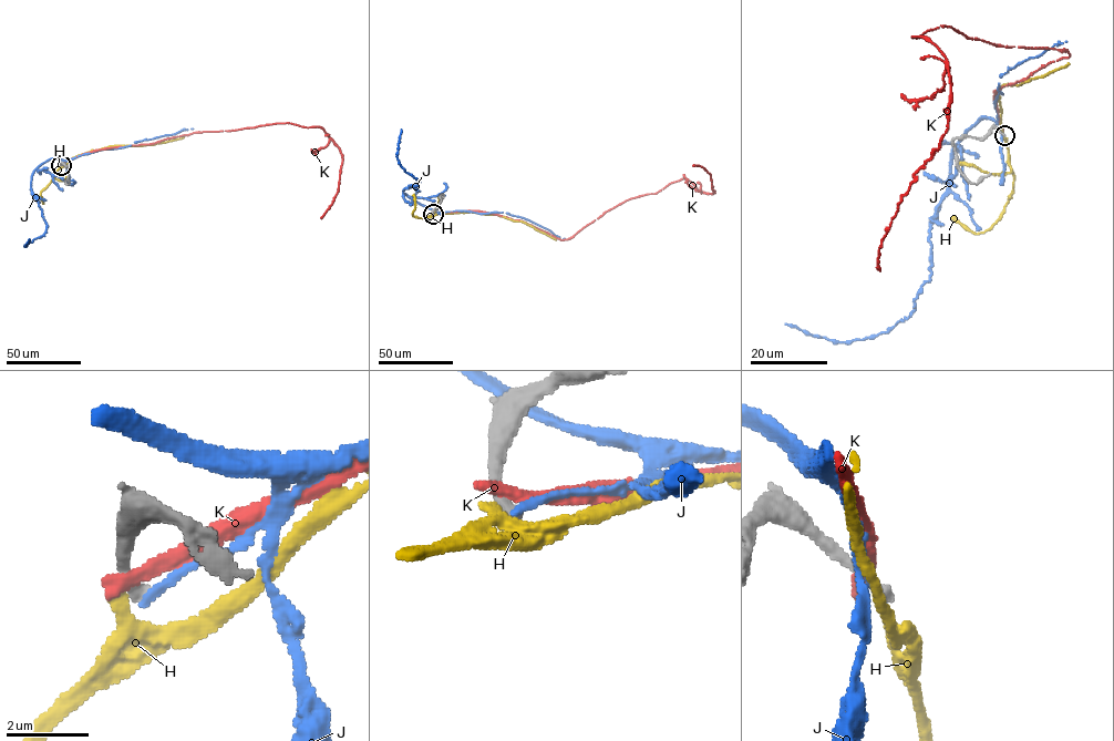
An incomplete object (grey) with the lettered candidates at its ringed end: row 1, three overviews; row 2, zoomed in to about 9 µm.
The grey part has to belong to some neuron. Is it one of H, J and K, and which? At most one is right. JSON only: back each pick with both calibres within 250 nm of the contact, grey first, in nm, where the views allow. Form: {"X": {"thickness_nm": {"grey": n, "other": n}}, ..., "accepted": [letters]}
{"accepted": []}

